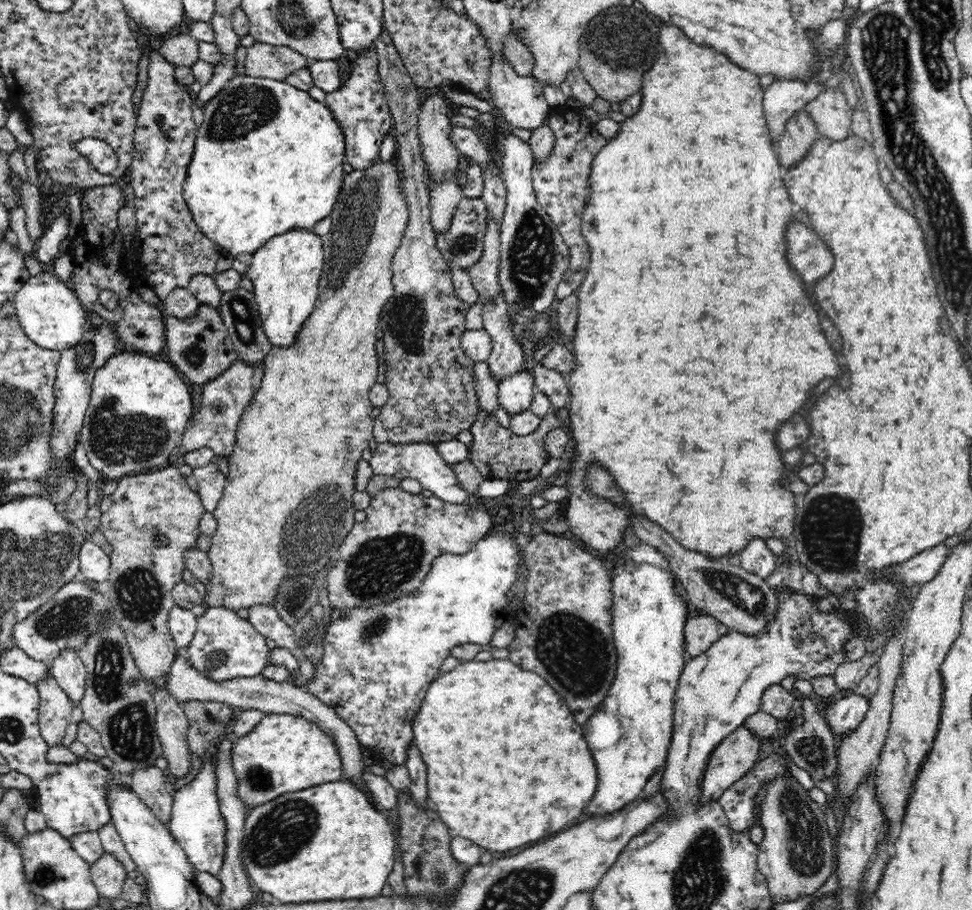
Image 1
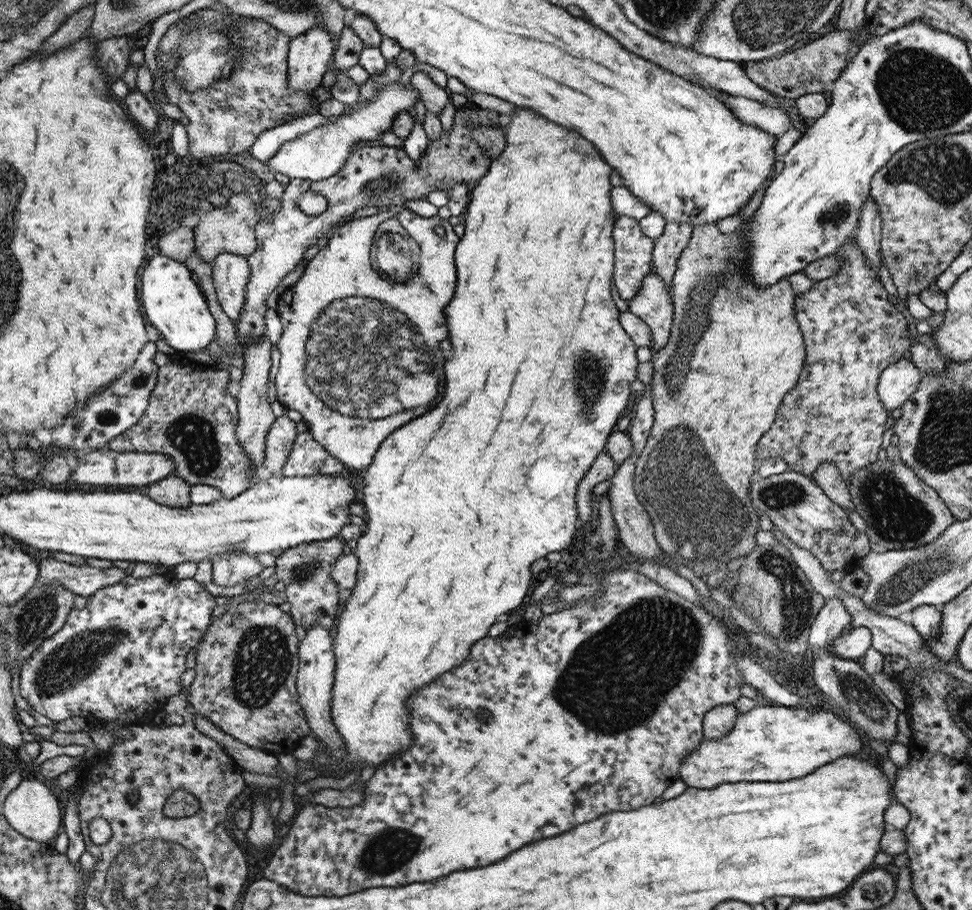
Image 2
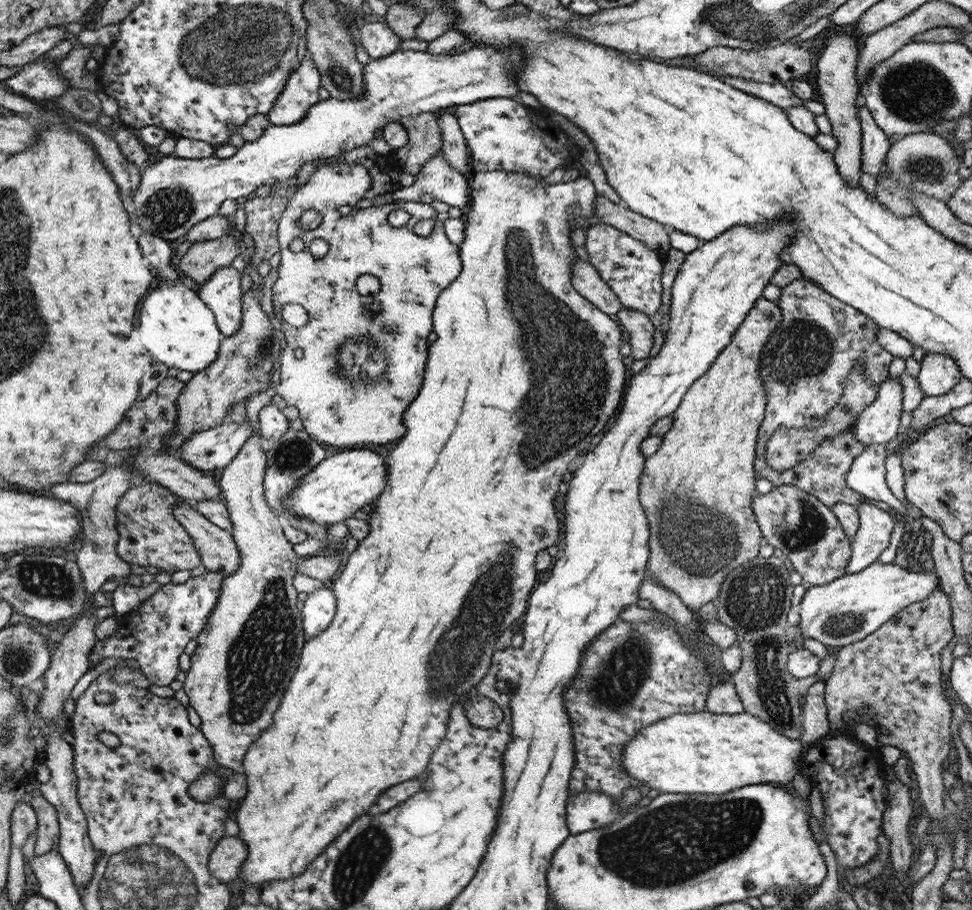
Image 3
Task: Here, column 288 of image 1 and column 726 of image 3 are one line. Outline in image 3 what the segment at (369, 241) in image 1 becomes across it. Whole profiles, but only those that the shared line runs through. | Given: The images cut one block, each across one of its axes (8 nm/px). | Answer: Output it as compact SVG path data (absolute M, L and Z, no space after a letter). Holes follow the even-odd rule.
M760 298L751 309L751 312L746 315L744 322L740 324L738 330L734 334L734 339L730 344L718 354L715 362L706 373L698 378L697 382L690 385L690 388L683 396L678 408L671 414L673 425L670 430L663 434L663 439L660 448L652 453L649 457L645 458L645 467L640 477L639 486L639 501L641 502L642 509L646 514L646 519L649 522L650 540L649 540L649 559L647 568L653 574L653 579L659 582L659 585L665 586L668 590L674 591L682 602L690 610L697 611L699 608L710 601L716 601L724 579L729 576L730 570L734 570L737 566L743 565L745 562L753 561L758 556L760 545L764 543L763 534L761 533L759 524L756 522L756 517L752 510L752 503L756 492L756 478L758 474L755 472L755 456L756 456L756 443L758 440L758 433L765 417L767 394L760 380L758 374L758 367L762 351L764 350L766 342L769 341L770 335L779 327L782 320L782 312L776 301L766 300Z

